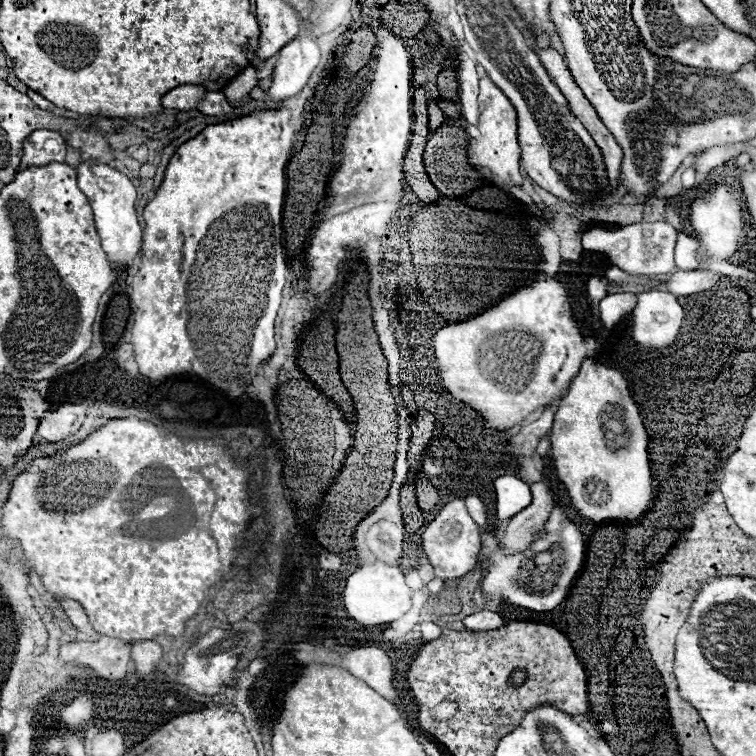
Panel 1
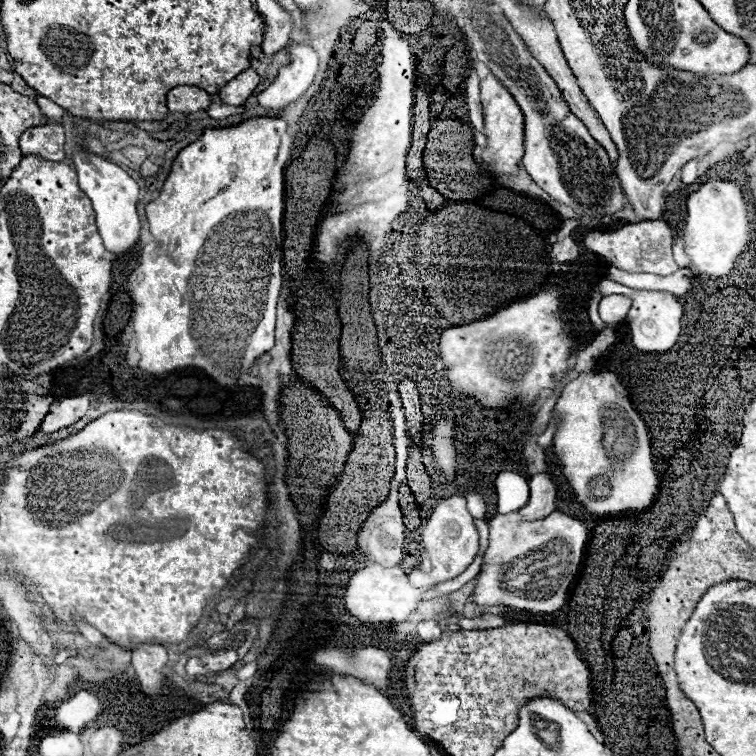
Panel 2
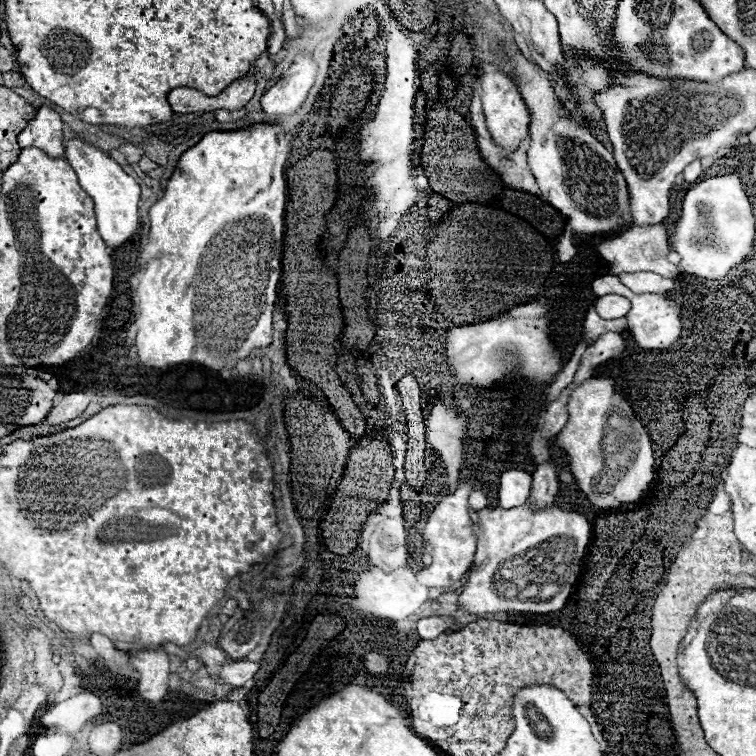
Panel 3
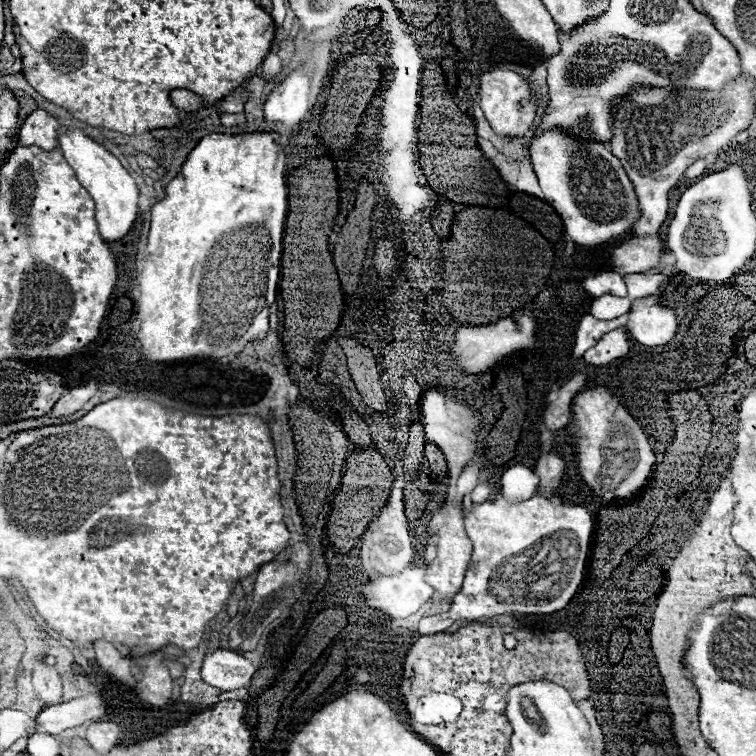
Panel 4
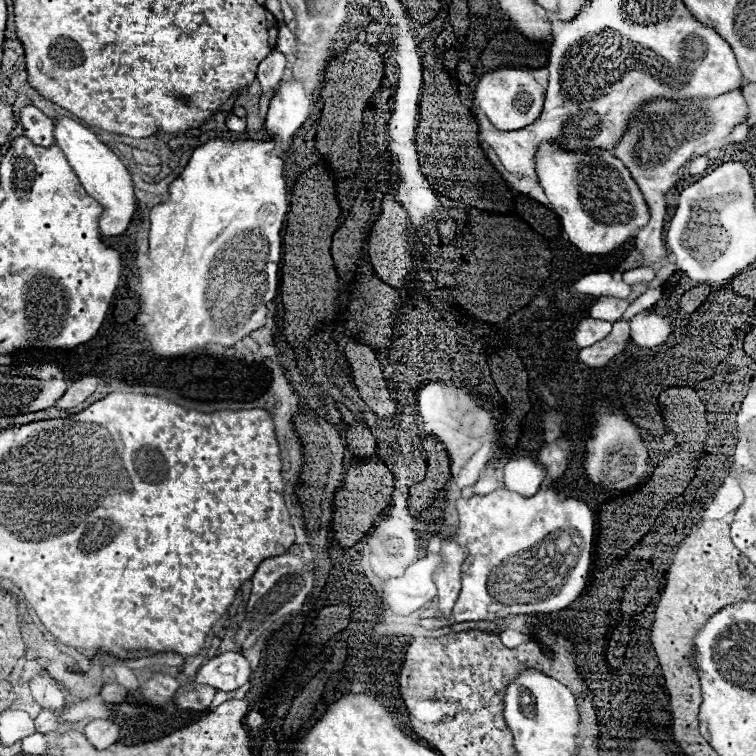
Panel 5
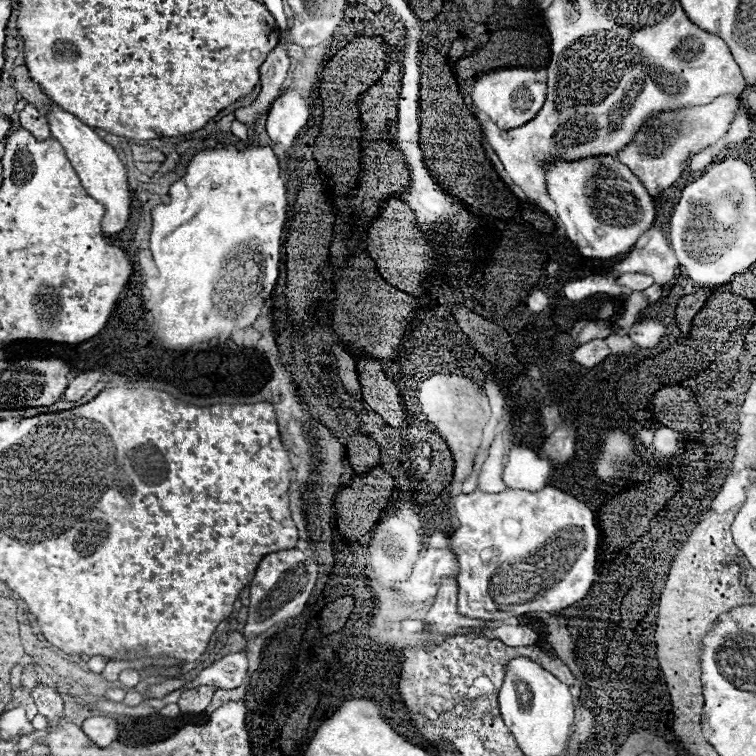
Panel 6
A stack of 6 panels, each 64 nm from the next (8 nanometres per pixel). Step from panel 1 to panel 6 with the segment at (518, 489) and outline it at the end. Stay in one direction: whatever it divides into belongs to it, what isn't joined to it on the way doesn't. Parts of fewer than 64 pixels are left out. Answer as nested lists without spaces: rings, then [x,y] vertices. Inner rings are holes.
[[[514,444],[506,456],[504,464],[504,482],[514,490],[538,492],[548,486],[554,474],[550,458],[538,454],[528,446]]]

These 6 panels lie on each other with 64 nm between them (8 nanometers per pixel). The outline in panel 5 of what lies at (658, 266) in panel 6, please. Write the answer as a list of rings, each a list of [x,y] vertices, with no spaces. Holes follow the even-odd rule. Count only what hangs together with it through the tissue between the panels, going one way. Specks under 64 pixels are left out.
[[[732,90],[710,100],[680,100],[678,104],[670,100],[656,100],[646,104],[642,112],[638,112],[624,138],[616,144],[612,154],[620,158],[630,170],[650,206],[650,222],[638,232],[638,236],[634,238],[634,246],[640,252],[638,266],[648,268],[662,264],[656,270],[656,278],[668,280],[676,272],[676,264],[672,262],[672,256],[662,240],[662,226],[666,214],[664,194],[682,178],[682,174],[686,172],[686,164],[692,158],[704,156],[706,152],[720,148],[732,128],[744,122],[746,116],[748,106],[742,98],[742,90]]]

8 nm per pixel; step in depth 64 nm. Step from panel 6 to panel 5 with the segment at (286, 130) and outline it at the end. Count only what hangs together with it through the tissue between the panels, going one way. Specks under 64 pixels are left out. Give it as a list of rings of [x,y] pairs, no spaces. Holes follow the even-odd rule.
[[[288,82],[272,96],[266,116],[266,128],[274,140],[290,142],[294,132],[308,120],[310,100],[300,82]]]

